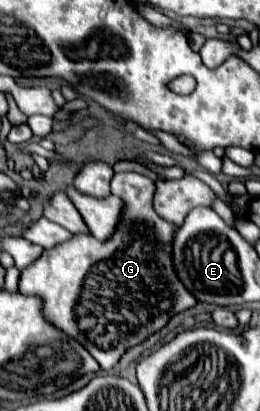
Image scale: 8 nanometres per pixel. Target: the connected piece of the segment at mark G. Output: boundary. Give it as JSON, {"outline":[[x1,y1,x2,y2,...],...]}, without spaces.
{"outline":[[116,173,112,177,112,195,122,197,126,209,120,227,110,241,100,243,90,235,74,235,70,241,46,249,38,261,20,273,18,283,18,291,22,295,42,299,42,317,68,337,76,339,106,371,118,363,128,347,162,329,172,315,196,305,194,297,186,293,186,287,180,285,178,277,174,277,174,267,170,265,170,241,174,237,174,225,162,221,162,217,158,217,158,213,152,209,154,181,142,173]]}

